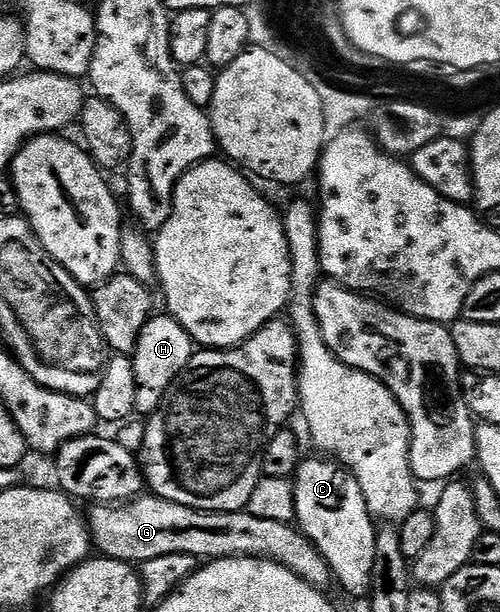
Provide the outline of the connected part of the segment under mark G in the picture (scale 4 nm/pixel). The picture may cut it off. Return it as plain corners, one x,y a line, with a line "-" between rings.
151,493
141,494
139,497
127,503
98,503
89,506
89,511
86,511
86,522
90,532
90,538
94,544
95,550
101,556
117,559
123,563
131,563
139,565
150,561
150,557
166,557
170,553
186,553
187,555
196,555
202,561
211,561
213,559
229,559
235,555
255,555
262,559
273,559
275,563
280,563
286,569
290,569
298,577
302,577
309,583
311,587
318,587
321,589
327,588
327,583
333,582
332,570
328,568
328,562
322,557
322,553
318,553
315,545
304,536
303,531
297,529
292,523
283,523
282,521
266,521
266,517
254,517
247,509
242,511
199,511
198,509
190,509
186,505
178,505
174,501
166,501
160,499
157,495

